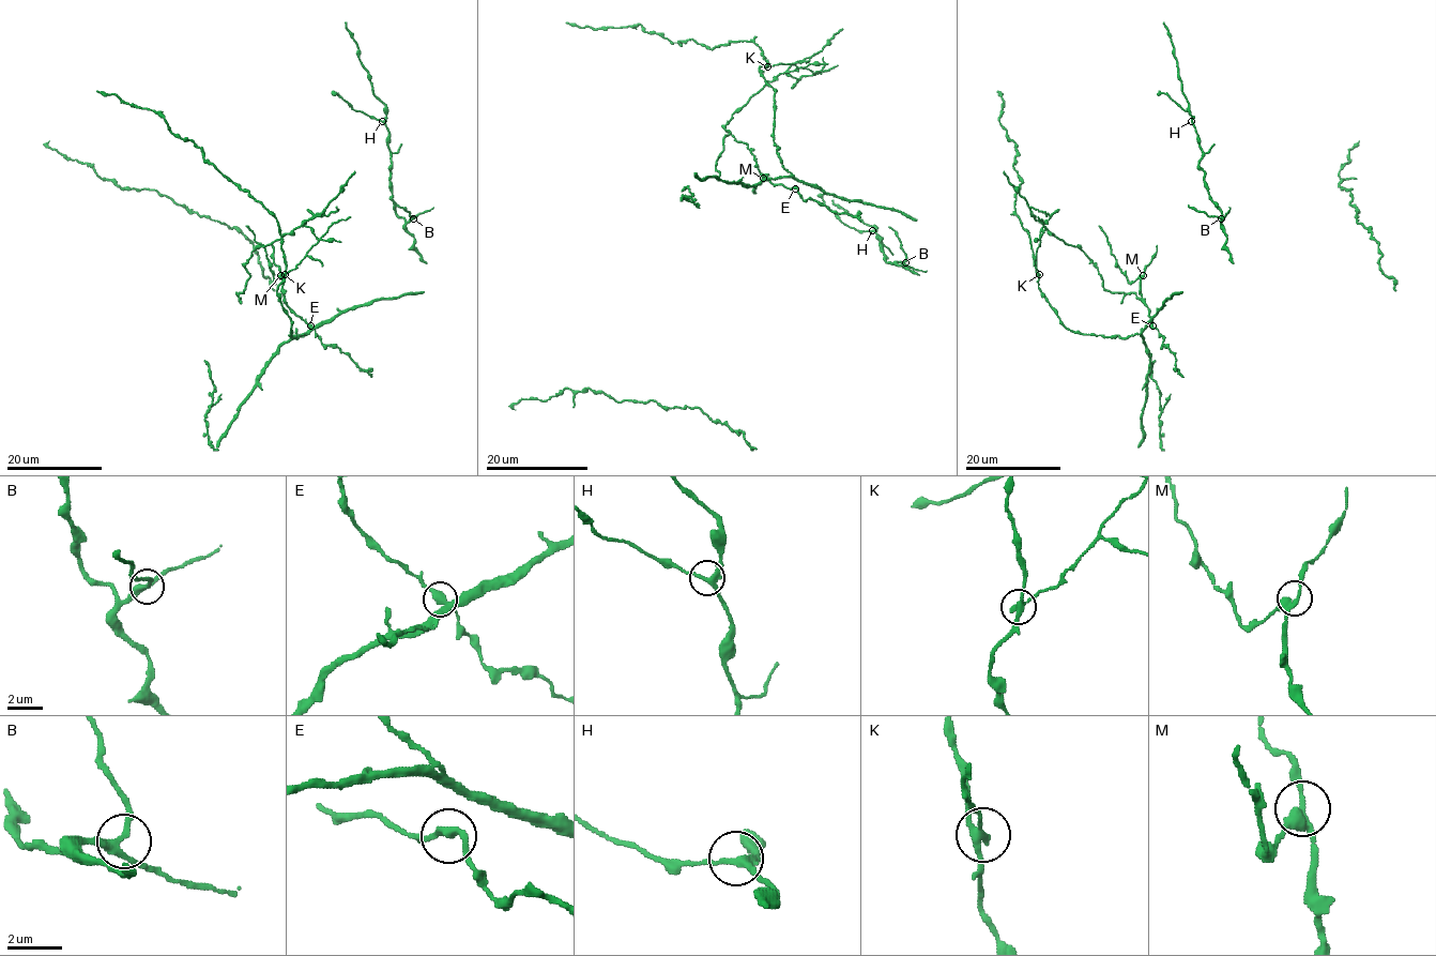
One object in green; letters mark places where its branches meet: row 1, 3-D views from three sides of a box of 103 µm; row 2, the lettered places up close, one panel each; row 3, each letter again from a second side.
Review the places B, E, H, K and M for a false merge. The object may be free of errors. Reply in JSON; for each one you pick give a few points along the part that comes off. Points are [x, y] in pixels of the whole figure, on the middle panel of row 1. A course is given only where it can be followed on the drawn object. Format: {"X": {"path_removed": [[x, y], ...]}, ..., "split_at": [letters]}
{"K": {"path_removed": [[766, 66], [803, 67], [781, 73], [731, 116], [716, 162], [718, 179]]}, "split_at": ["K"]}

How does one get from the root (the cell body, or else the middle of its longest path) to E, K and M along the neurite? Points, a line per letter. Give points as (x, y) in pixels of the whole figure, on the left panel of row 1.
E: (294, 313), (310, 325)
K: (294, 313), (314, 328), (298, 338), (290, 336), (291, 320), (277, 291), (284, 274)
M: (294, 313), (283, 298), (280, 275)

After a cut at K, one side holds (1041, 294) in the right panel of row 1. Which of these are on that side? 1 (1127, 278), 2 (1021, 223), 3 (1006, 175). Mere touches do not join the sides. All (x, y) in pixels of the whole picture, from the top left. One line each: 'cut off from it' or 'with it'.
1: with it
2: with it
3: cut off from it

